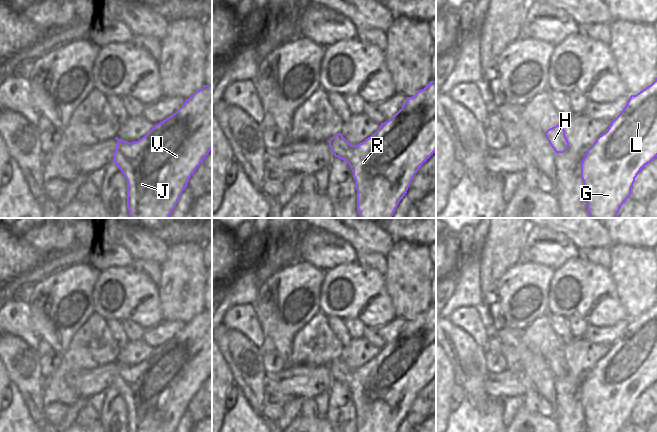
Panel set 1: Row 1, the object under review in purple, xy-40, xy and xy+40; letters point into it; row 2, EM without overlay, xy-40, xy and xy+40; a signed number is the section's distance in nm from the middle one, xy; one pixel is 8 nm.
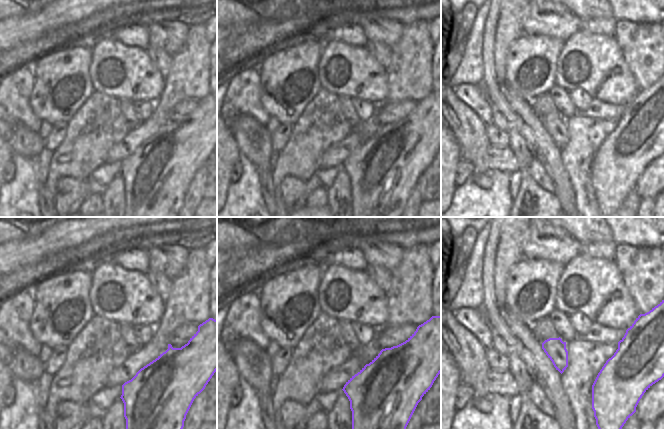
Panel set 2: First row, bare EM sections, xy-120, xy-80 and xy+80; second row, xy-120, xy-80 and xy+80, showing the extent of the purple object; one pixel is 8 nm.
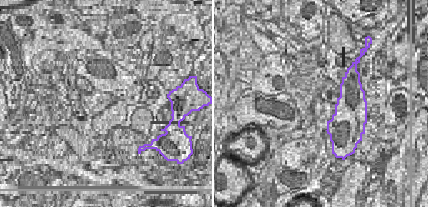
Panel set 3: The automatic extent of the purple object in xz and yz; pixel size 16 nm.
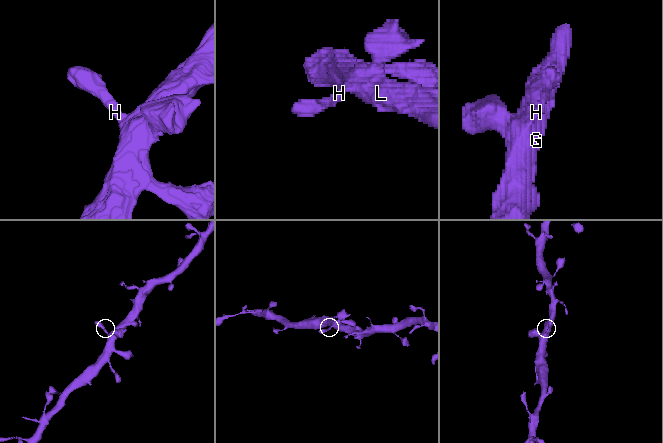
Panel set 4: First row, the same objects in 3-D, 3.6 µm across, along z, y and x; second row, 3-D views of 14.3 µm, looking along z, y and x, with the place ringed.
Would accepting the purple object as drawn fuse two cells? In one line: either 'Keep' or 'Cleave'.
Keep

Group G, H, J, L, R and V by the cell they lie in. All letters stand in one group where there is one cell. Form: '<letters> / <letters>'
G H J L R V

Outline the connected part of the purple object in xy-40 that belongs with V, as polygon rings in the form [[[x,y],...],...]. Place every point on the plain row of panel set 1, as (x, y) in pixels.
[[[204,309],[164,345],[132,367],[118,361],[113,386],[127,404],[127,432],[175,432],[189,402],[212,374],[212,309]]]

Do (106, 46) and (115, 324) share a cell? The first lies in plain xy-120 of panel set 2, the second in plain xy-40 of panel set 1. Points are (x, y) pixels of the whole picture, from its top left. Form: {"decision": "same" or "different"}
{"decision": "different"}

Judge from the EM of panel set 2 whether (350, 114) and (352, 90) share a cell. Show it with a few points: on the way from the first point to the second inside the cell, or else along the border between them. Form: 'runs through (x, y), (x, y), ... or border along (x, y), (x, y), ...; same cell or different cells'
border along (338, 96), (348, 96), (351, 98); different cells

